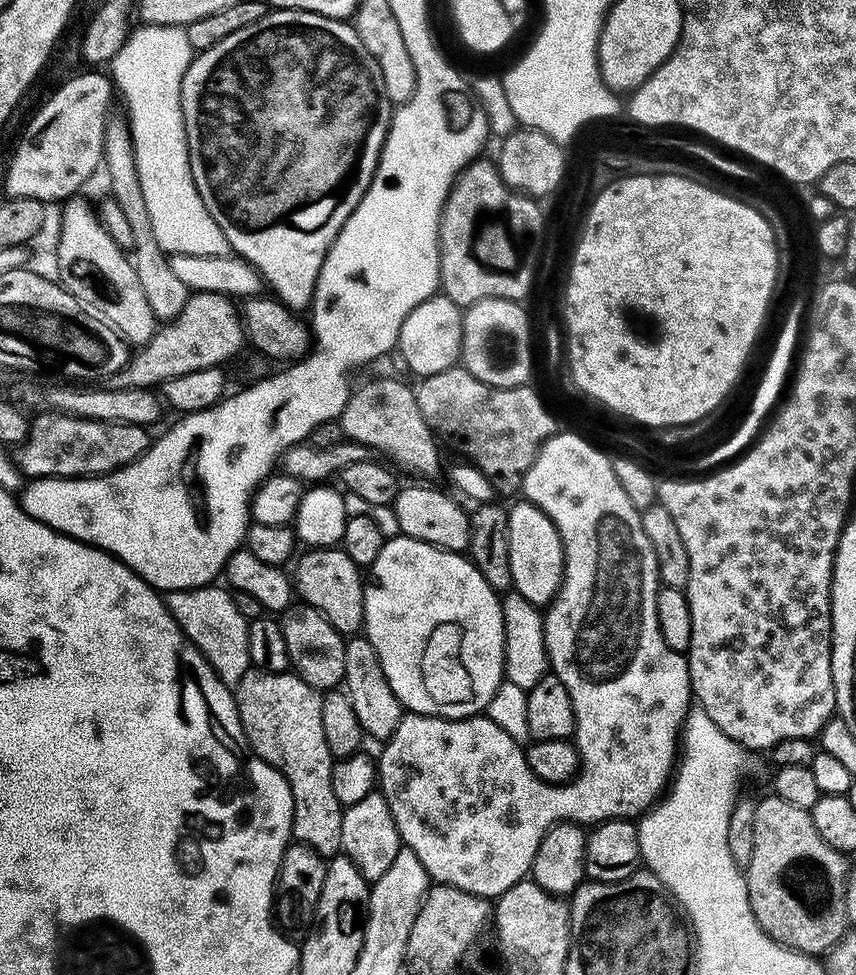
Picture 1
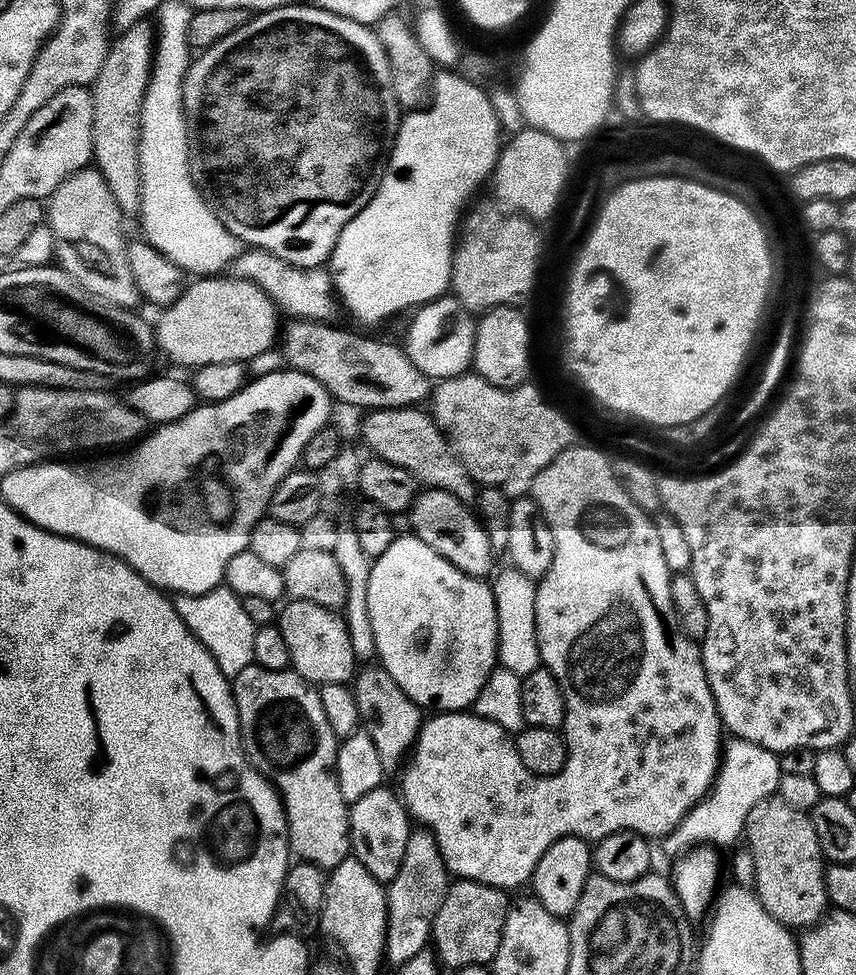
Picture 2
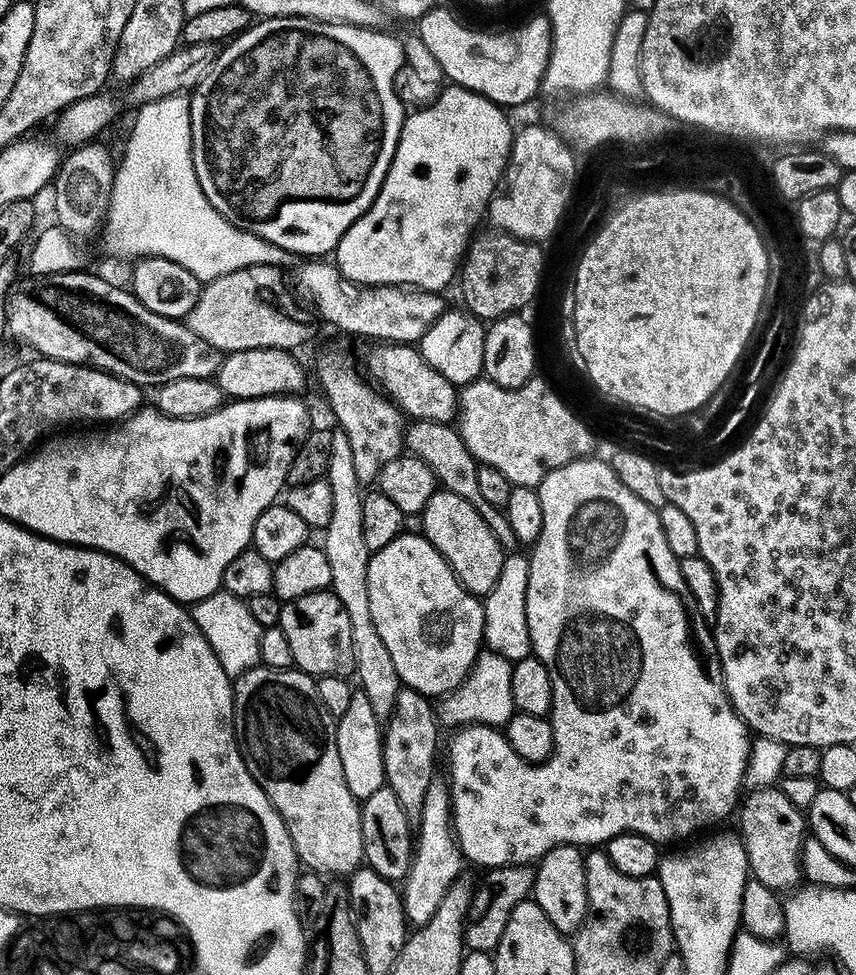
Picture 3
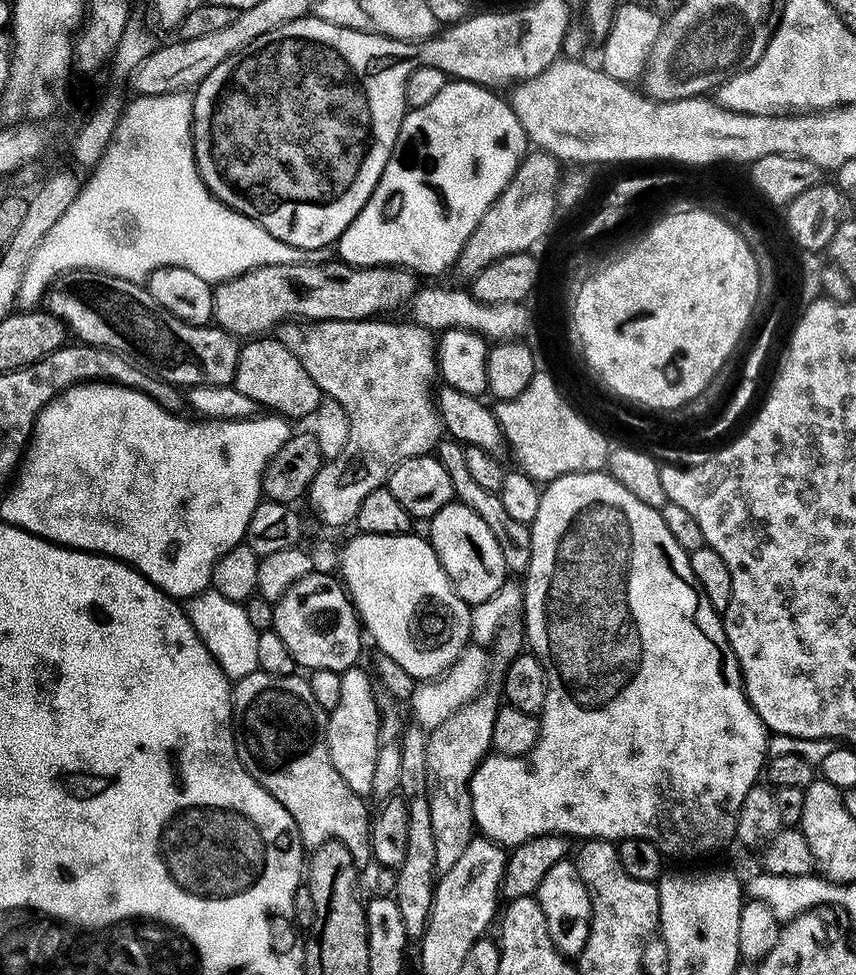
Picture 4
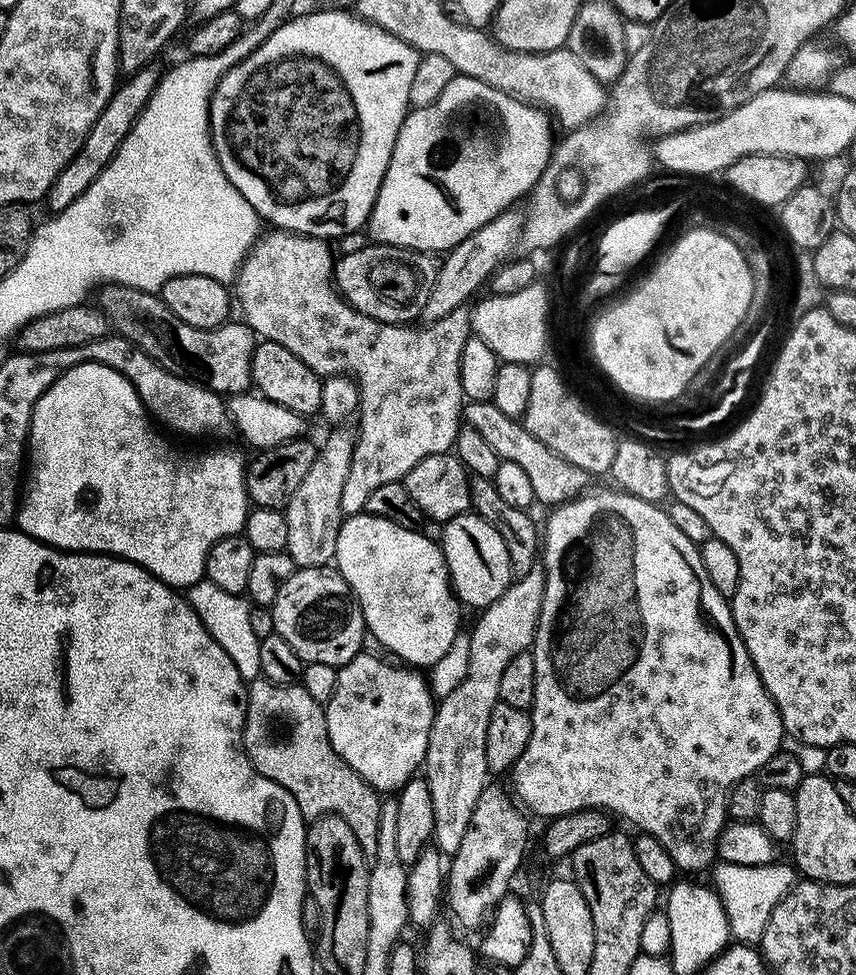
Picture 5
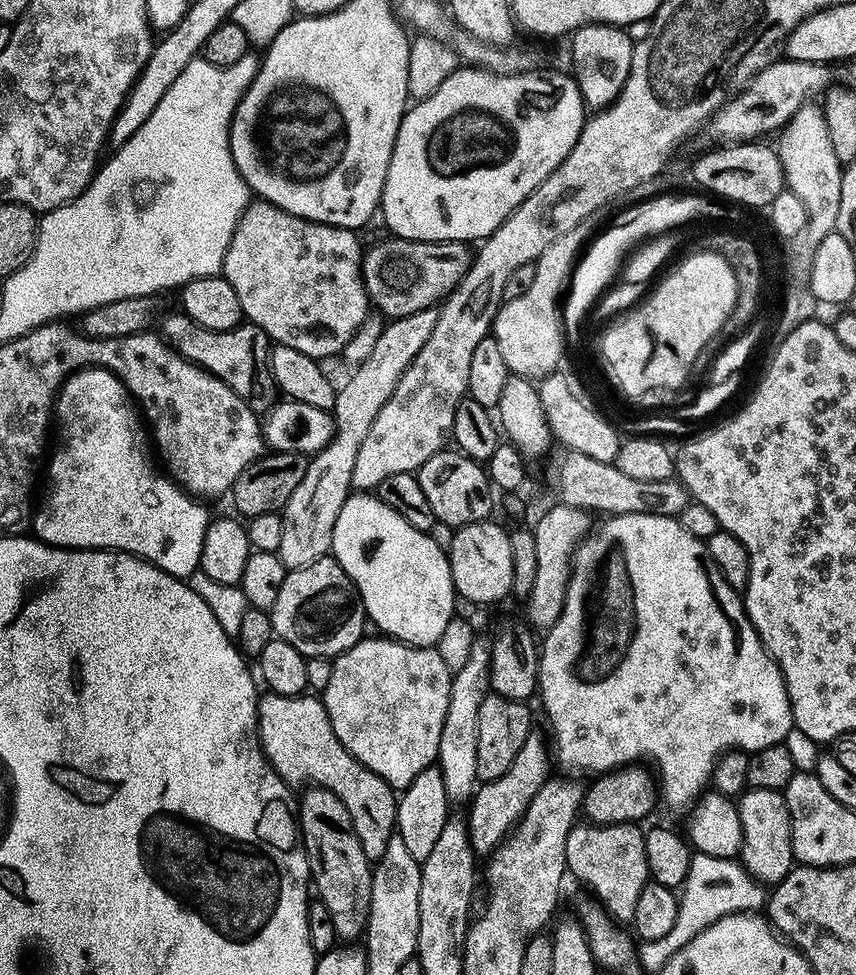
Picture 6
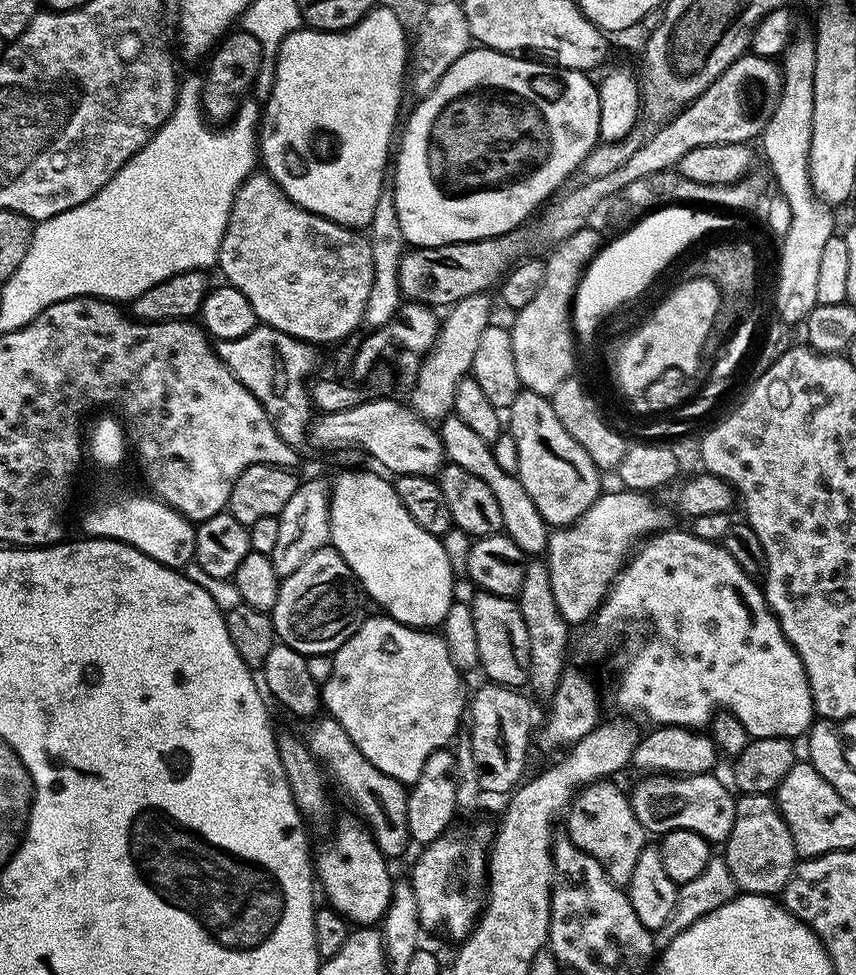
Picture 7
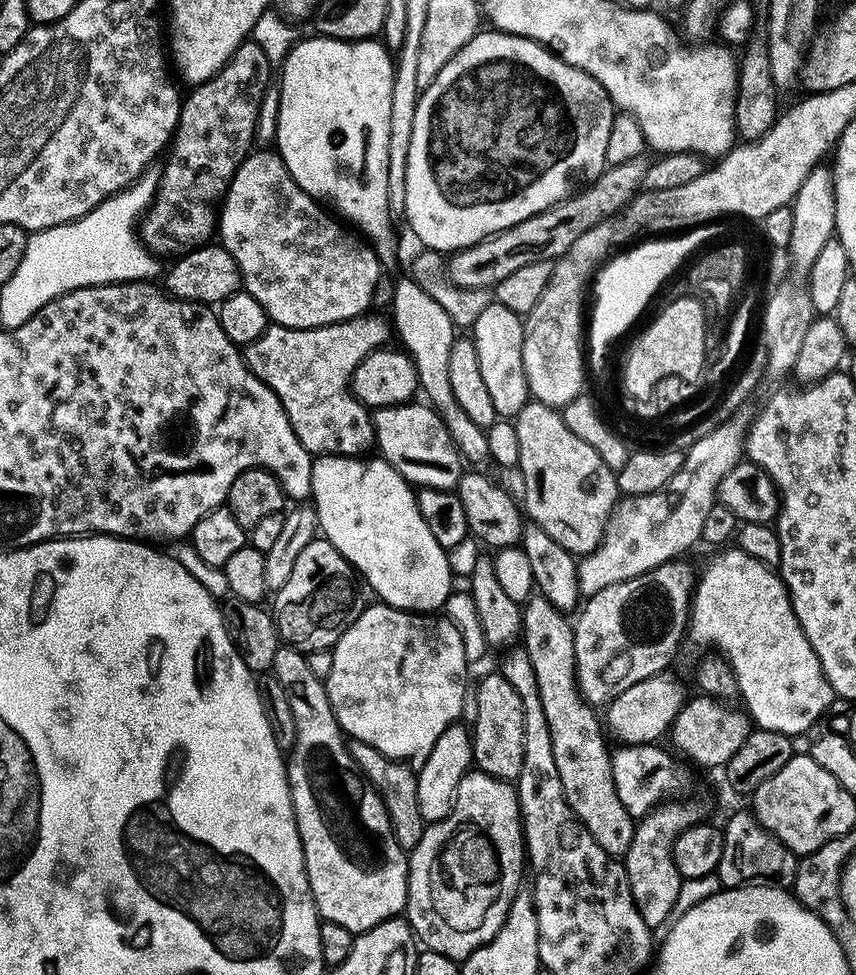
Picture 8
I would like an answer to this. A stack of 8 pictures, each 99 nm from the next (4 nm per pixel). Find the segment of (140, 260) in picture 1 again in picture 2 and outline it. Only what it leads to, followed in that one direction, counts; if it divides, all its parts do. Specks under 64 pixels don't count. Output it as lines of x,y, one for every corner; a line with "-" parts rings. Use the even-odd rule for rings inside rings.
140,21
121,31
109,45
102,69
95,76
92,94
93,129
91,130
93,163
110,187
120,212
135,219
141,208
140,132
141,106
151,76
155,53
154,28
149,21

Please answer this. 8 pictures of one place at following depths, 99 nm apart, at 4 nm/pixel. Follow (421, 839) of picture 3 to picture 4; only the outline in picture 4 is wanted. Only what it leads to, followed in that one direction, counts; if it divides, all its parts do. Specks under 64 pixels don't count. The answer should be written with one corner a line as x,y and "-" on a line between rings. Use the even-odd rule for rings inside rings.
479,694
466,706
445,721
438,730
427,733
428,778
430,781
429,806
434,830
436,871
443,874
458,862
459,856
474,839
476,819
472,813
470,782
476,765
489,755
492,739
488,736
488,698

